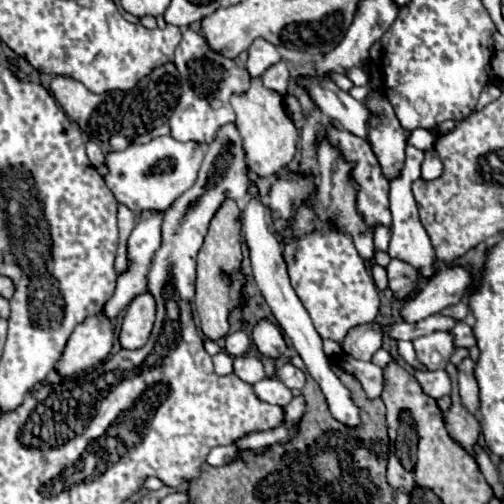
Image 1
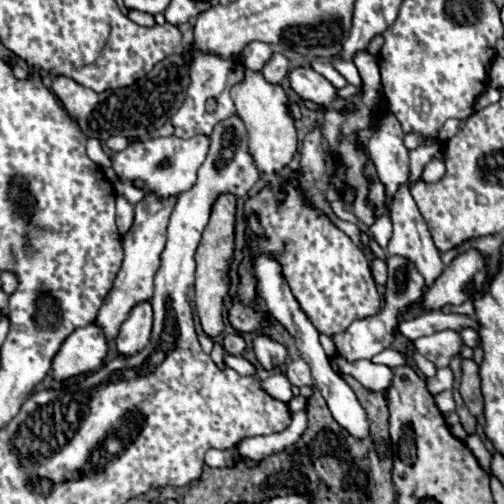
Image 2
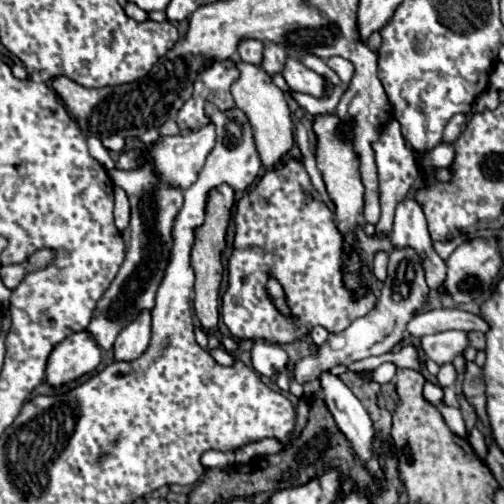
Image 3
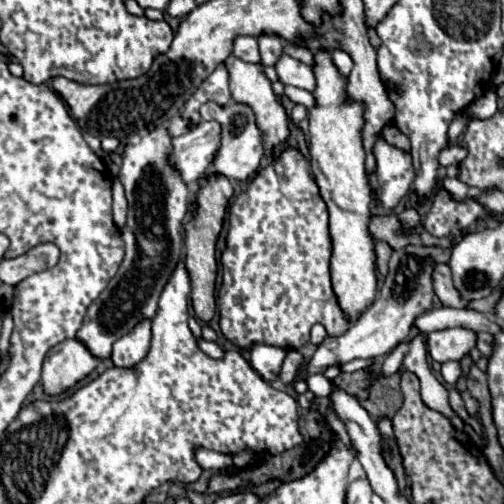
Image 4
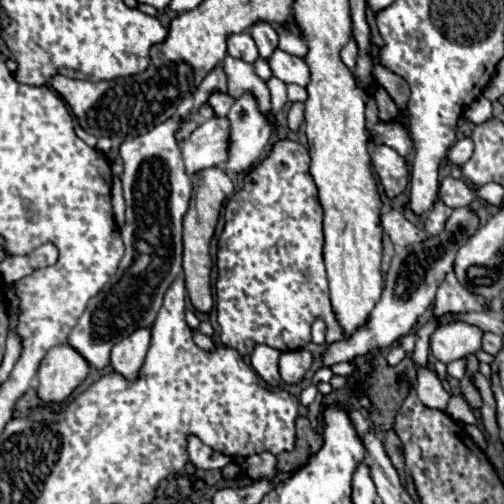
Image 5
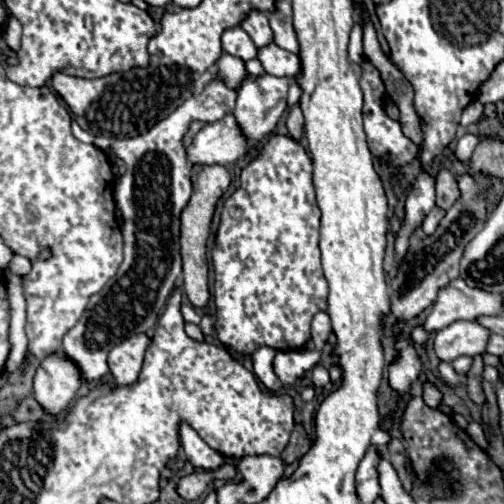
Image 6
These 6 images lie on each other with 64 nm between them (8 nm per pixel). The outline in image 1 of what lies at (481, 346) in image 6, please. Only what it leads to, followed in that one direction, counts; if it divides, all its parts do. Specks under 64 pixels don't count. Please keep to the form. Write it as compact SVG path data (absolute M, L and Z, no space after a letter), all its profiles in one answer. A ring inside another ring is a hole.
M432 332L428 336L416 338L414 348L418 358L428 366L428 370L442 370L450 362L456 346L450 332Z

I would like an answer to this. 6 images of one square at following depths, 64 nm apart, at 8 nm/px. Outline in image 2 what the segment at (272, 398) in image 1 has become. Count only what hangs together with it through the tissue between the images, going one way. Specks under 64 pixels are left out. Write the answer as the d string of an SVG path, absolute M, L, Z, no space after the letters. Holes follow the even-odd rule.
M278 372L278 374L272 374L266 382L264 382L264 386L262 386L270 396L276 396L278 400L284 400L284 402L290 402L290 398L292 398L292 392L290 392L290 382L288 382L288 378L282 374L282 372Z

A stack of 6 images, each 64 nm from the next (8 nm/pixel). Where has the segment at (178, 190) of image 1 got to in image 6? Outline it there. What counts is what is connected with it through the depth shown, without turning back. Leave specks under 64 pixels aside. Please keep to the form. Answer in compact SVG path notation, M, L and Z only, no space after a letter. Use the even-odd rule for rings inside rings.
M226 114L222 120L212 122L198 132L198 136L194 138L194 144L188 148L188 158L192 164L232 164L240 156L244 156L244 152L248 152L248 146L250 146L250 140L240 130L236 118L232 114Z

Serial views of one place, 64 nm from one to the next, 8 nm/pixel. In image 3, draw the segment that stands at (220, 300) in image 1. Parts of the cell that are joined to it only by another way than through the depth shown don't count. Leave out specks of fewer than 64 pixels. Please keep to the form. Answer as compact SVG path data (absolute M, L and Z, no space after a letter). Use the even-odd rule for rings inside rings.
M220 184L210 190L206 200L206 218L204 224L194 232L194 246L190 254L190 266L196 274L194 284L194 312L200 318L204 330L214 330L218 324L218 290L222 280L222 248L226 246L226 228L230 222L230 210L234 206L234 190L228 184Z

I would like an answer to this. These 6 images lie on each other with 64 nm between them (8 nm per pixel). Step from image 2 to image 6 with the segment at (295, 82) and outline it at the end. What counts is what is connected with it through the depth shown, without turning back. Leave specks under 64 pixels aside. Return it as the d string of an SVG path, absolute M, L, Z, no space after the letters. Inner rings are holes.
M270 42L268 46L258 48L258 60L260 60L262 68L268 74L274 74L274 76L296 78L298 72L300 72L300 58L292 52L282 50L274 42Z

